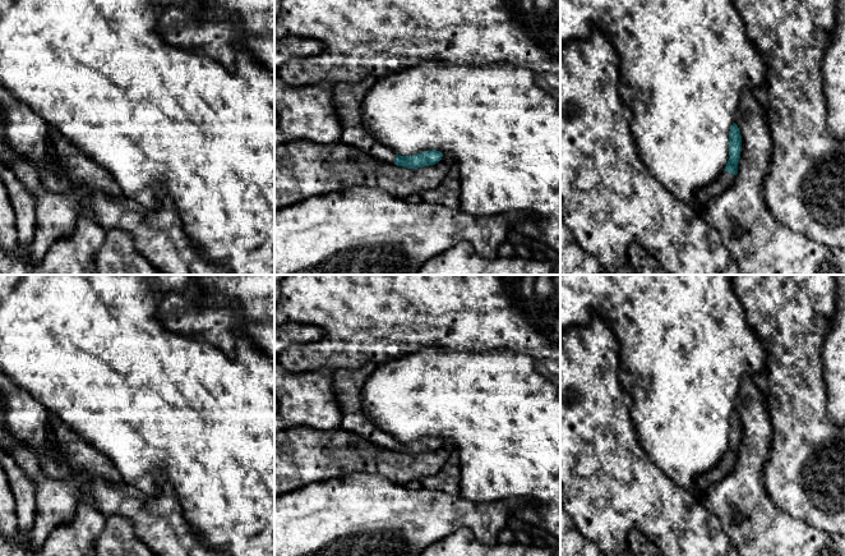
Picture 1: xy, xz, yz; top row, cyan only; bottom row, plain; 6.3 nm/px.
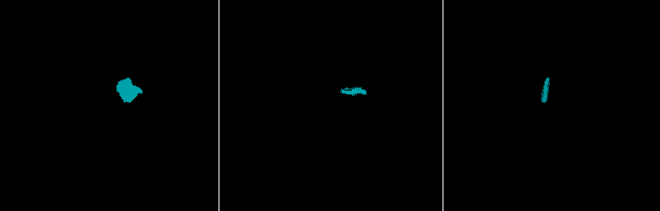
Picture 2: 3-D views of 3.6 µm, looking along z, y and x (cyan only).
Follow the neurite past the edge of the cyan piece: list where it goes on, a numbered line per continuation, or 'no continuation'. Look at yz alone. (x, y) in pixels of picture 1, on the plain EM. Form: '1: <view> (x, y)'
1: yz (725, 465)

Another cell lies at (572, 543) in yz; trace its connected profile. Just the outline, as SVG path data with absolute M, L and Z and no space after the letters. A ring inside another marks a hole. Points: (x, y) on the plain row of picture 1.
M560 505L560 556L605 556L599 547L586 539Z

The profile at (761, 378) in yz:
M762 369L761 372L756 373L753 376L753 381L756 382L757 387L761 390L761 392L768 398L768 375L766 369Z

